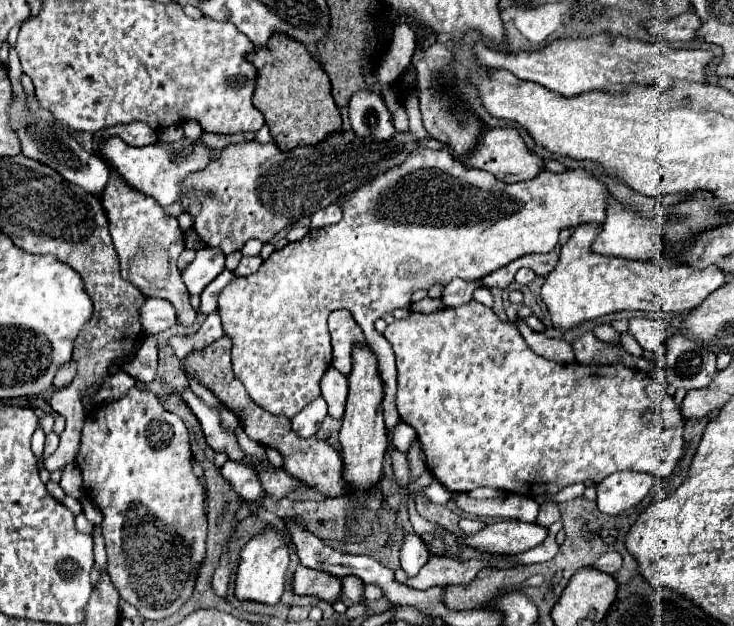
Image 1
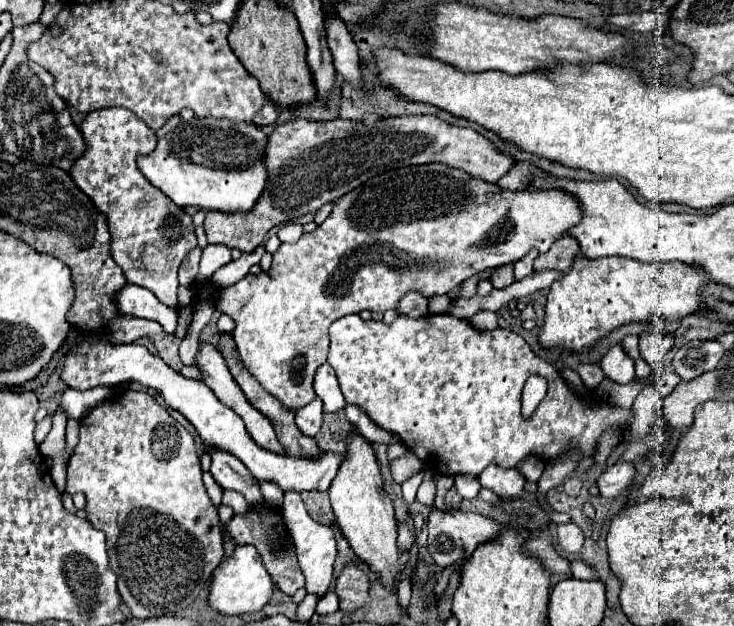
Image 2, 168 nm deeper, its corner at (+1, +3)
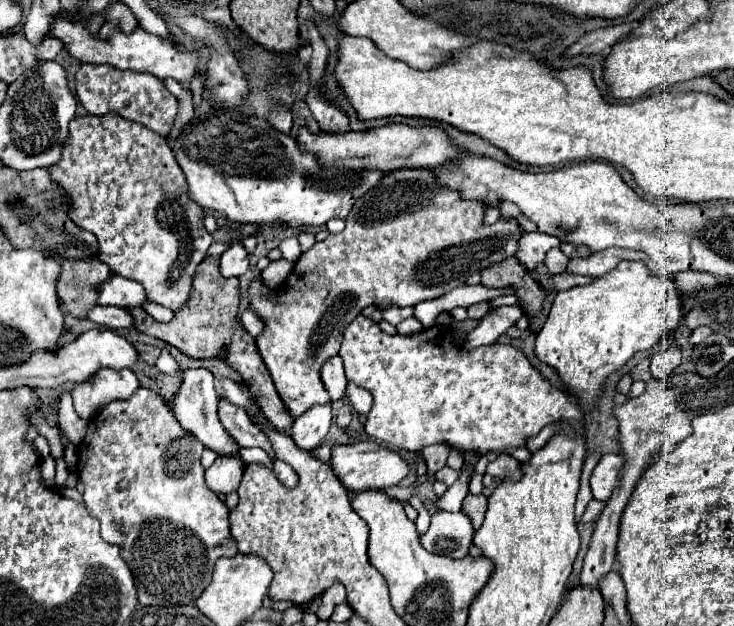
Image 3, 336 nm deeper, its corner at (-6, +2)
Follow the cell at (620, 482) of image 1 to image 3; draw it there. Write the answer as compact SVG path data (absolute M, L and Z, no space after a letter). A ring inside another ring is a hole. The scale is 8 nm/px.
M602 455L598 465L592 471L590 477L590 489L592 489L592 499L596 501L608 501L612 495L612 489L618 485L618 473L620 467L624 465L622 455Z

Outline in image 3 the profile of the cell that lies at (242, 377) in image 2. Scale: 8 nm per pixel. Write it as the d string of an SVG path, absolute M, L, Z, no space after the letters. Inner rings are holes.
M218 255L206 257L202 261L194 277L194 289L192 289L188 305L182 311L178 311L170 323L160 323L152 319L142 307L132 307L128 311L138 331L158 337L194 359L212 359L212 357L224 359L234 371L240 373L244 383L248 383L266 419L272 425L276 425L282 433L288 433L288 427L292 425L294 419L284 409L284 403L278 397L274 383L270 381L270 373L256 349L256 339L238 321L238 305L240 305L238 279L224 279L218 271L218 261L220 261Z

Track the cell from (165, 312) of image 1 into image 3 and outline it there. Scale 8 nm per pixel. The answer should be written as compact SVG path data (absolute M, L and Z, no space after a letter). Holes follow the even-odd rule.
M110 275L104 283L98 285L98 305L116 305L116 307L138 307L146 301L146 291L140 283L126 279L122 275Z

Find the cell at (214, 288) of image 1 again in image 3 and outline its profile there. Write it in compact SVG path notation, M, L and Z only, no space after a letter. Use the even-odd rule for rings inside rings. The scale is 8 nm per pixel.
M186 369L182 385L174 393L174 397L168 405L172 409L172 415L180 423L180 427L184 431L188 431L190 435L194 435L198 441L202 441L208 449L216 451L218 455L238 455L238 451L240 451L238 443L224 431L224 427L216 415L218 395L214 389L214 377L208 369Z

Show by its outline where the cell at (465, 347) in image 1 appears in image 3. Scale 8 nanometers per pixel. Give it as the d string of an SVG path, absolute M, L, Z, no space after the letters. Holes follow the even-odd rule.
M358 315L344 331L340 347L346 377L358 387L374 395L374 405L366 415L364 429L380 443L404 451L422 451L434 443L450 443L460 451L504 453L508 447L522 447L528 437L534 437L542 427L566 419L582 419L582 411L568 393L552 387L512 345L484 345L474 351L464 351L456 345L450 327L432 327L414 335L386 335L378 323Z

